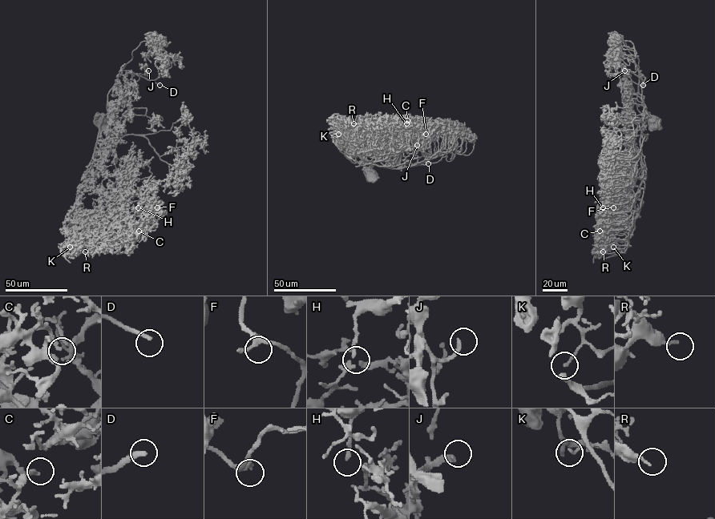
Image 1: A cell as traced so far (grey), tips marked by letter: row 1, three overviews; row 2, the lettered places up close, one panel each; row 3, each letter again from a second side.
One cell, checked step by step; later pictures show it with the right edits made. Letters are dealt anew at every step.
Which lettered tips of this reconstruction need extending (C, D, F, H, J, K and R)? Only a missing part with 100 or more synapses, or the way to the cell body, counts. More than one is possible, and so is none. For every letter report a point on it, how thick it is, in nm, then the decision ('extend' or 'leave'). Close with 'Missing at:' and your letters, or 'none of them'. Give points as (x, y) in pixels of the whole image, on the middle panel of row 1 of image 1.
C: place (407, 120); calibre 190 nm; leave
D: place (428, 163); calibre 260 nm; extend
F: place (426, 134); calibre 220 nm; leave
H: place (406, 123); calibre 130 nm; leave
J: place (417, 145); calibre 200 nm; extend
K: place (338, 134); calibre 140 nm; leave
R: place (353, 123); calibre 190 nm; leave
Missing at: D, J

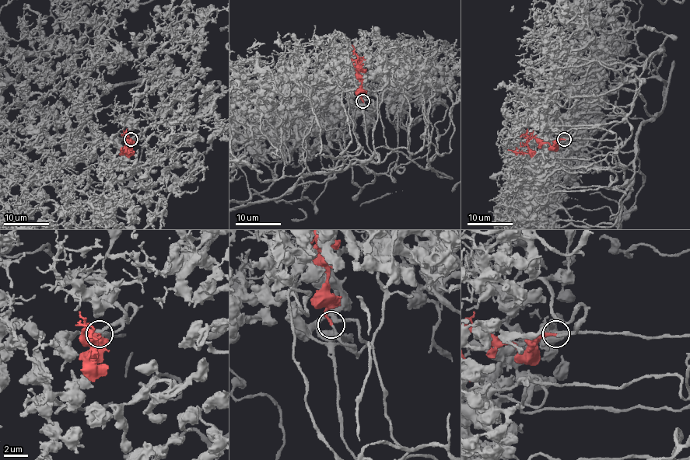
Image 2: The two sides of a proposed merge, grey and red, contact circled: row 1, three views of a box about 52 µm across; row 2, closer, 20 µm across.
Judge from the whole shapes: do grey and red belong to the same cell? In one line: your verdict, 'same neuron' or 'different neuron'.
same neuron

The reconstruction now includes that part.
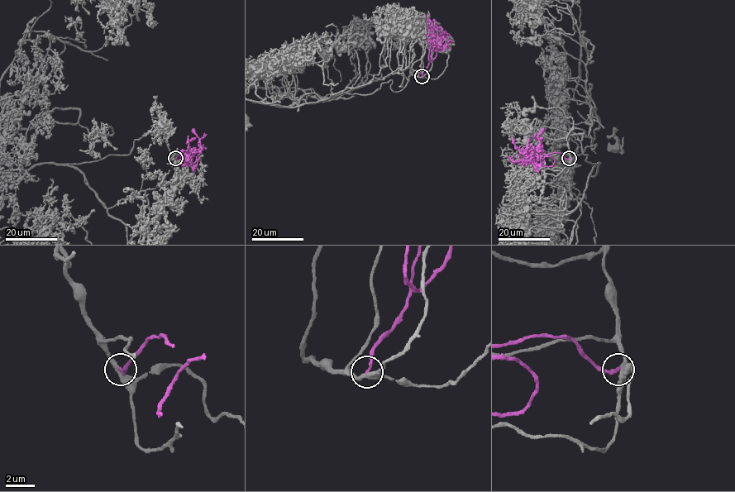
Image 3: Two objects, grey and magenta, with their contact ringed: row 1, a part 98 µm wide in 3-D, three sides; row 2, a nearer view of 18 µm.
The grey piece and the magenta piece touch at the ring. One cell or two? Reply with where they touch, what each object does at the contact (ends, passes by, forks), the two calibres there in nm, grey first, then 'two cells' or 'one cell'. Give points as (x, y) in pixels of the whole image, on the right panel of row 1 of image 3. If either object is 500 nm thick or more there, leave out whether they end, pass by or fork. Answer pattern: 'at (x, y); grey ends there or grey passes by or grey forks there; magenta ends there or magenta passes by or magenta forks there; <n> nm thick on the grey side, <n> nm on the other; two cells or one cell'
at (569, 158); grey passes by; magenta ends there; 320 nm thick on the grey side, 200 nm on the other; one cell

